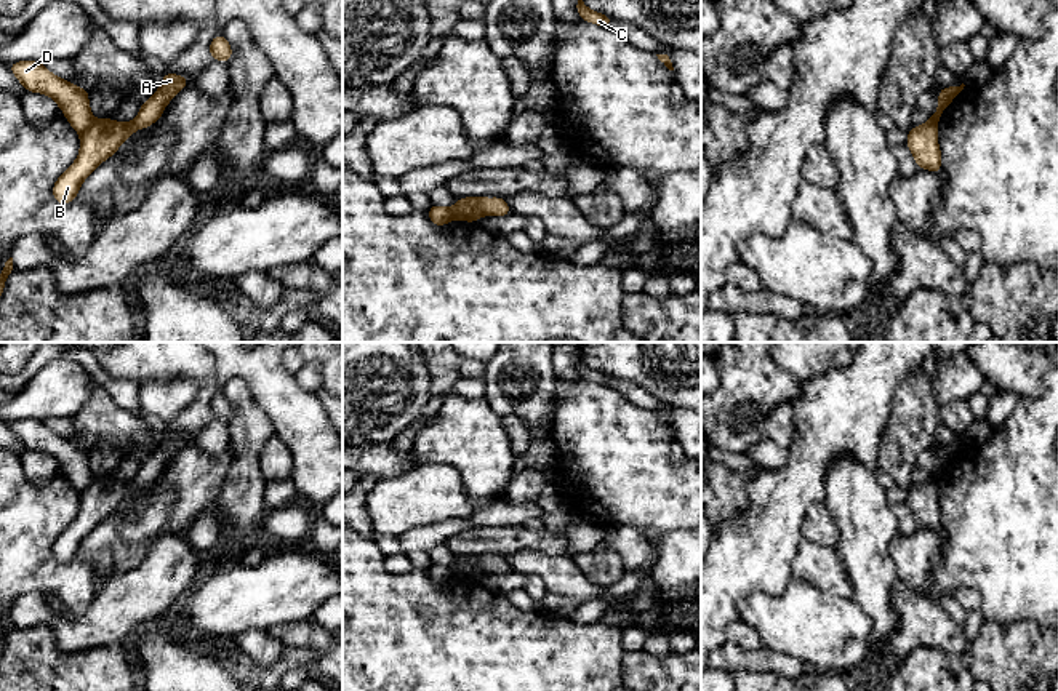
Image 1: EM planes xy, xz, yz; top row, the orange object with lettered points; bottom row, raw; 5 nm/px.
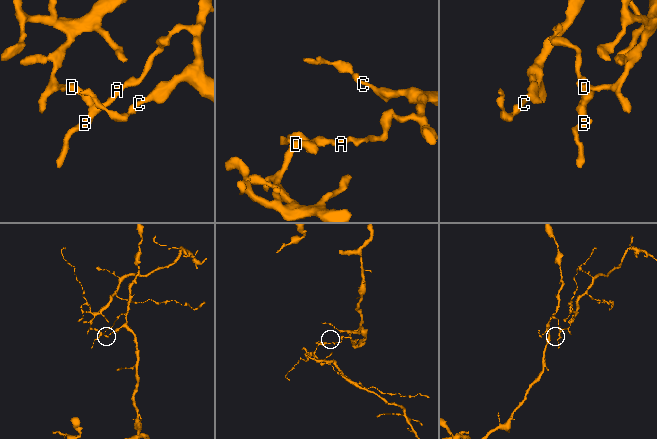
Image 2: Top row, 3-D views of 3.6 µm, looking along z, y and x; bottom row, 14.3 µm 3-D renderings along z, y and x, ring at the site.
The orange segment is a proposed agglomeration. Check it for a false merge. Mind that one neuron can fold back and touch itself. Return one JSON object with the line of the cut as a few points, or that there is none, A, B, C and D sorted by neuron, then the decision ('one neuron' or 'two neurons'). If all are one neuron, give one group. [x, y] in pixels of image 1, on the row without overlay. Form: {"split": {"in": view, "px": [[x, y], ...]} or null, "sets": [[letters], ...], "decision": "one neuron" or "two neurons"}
{"split": {"in": "xy", "px": [[95, 477], [80, 493]]}, "sets": [["A", "B", "C"], ["D"]], "decision": "two neurons"}

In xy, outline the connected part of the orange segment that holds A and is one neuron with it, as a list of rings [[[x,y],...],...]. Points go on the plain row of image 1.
[[[166,430],[160,446],[150,457],[141,462],[133,480],[120,481],[112,477],[94,478],[80,493],[80,510],[77,518],[58,536],[53,544],[53,555],[66,563],[77,557],[82,541],[109,515],[112,515],[123,499],[139,486],[149,486],[165,469],[165,464],[189,441],[186,435]]]

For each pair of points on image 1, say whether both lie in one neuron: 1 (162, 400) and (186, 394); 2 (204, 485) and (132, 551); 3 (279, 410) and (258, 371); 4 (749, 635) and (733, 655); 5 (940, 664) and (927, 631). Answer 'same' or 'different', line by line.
1: same
2: same
3: same
4: different
5: different

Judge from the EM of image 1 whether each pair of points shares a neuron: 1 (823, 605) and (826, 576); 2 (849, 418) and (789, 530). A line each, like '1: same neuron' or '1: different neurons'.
1: different neurons
2: same neuron

